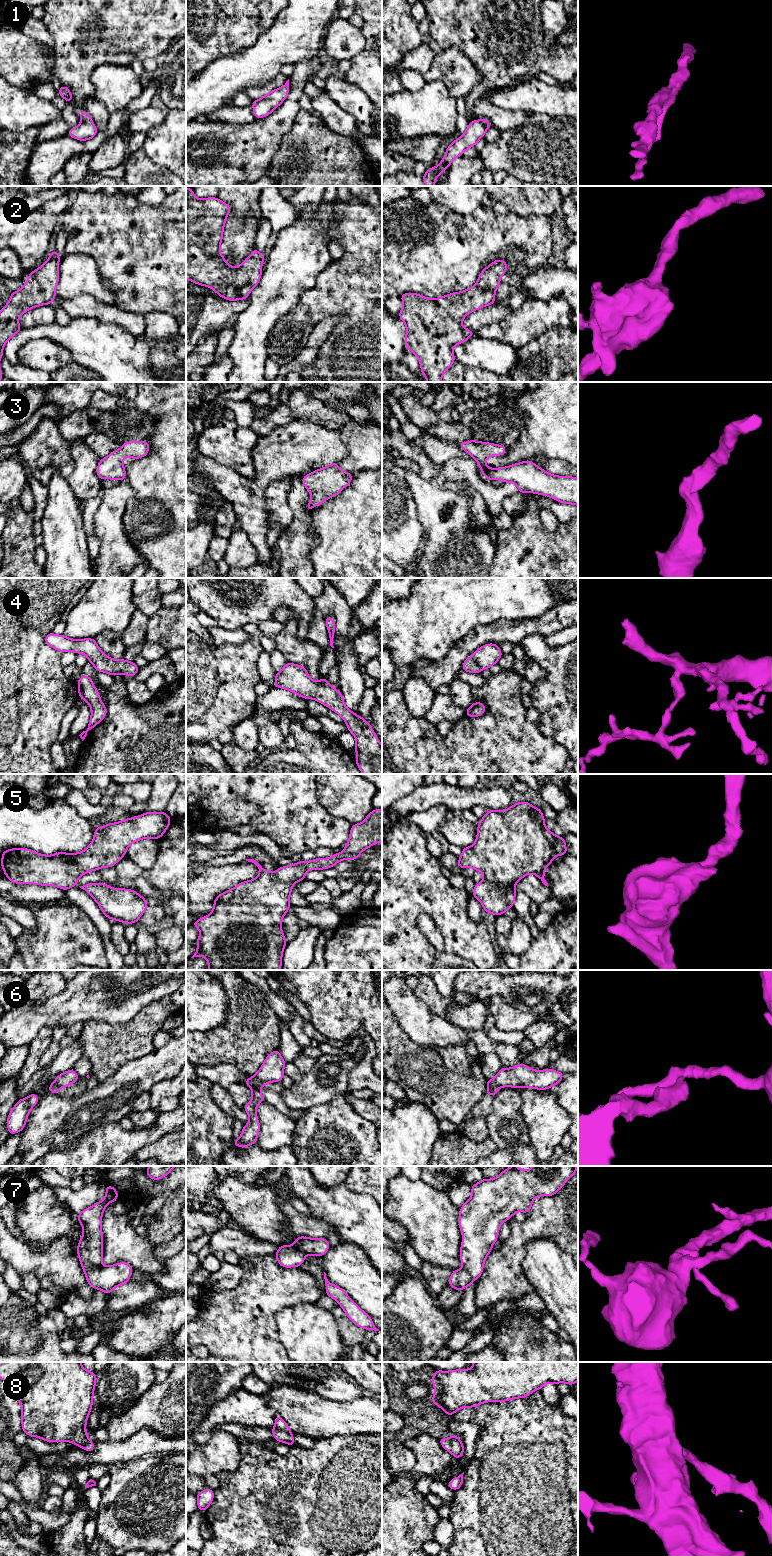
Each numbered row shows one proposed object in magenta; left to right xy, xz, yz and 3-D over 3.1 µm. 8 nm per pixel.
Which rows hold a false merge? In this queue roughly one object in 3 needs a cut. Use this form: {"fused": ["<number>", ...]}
{"fused": ["6"]}

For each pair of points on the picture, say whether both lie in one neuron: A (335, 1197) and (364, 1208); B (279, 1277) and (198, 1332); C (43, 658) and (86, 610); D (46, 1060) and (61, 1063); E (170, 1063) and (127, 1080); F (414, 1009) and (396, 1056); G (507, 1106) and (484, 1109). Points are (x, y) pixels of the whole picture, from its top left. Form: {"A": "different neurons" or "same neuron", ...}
{"A": "same neuron", "B": "same neuron", "C": "different neurons", "D": "different neurons", "E": "same neuron", "F": "different neurons", "G": "different neurons"}

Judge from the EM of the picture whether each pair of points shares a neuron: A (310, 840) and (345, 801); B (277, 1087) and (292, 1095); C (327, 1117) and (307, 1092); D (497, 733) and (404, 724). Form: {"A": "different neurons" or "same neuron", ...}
{"A": "different neurons", "B": "different neurons", "C": "different neurons", "D": "same neuron"}

